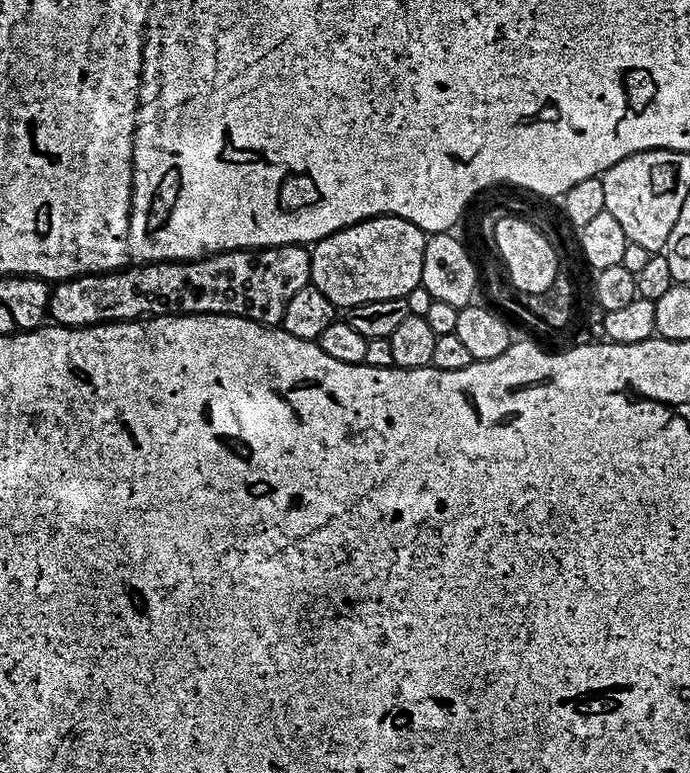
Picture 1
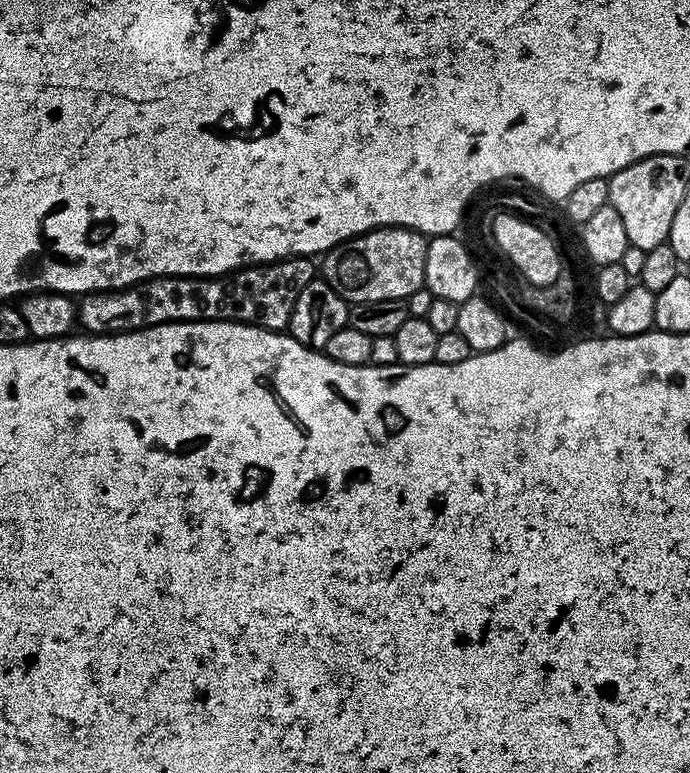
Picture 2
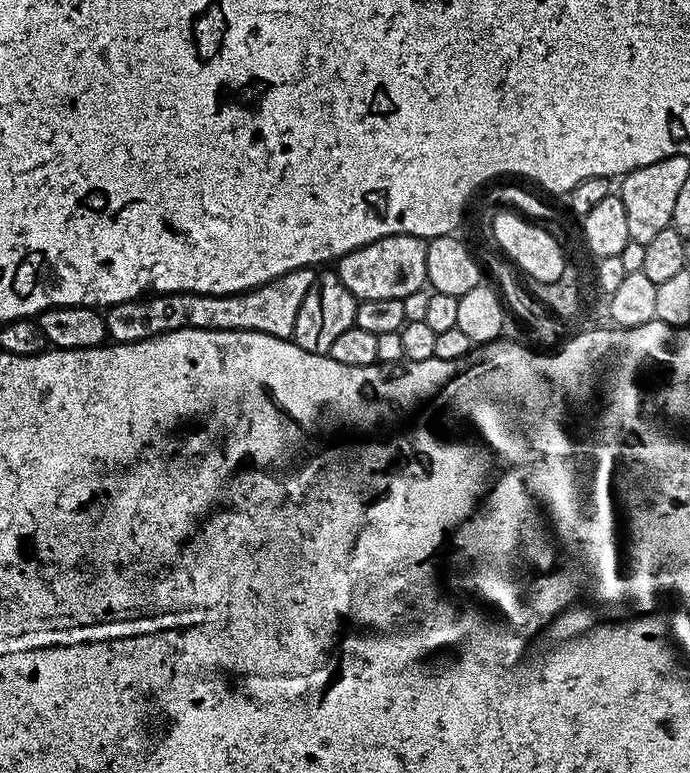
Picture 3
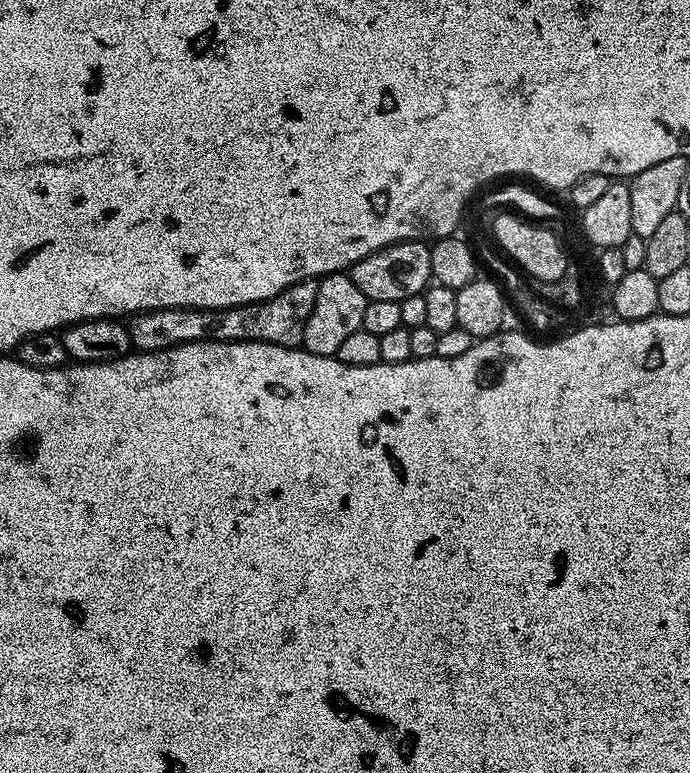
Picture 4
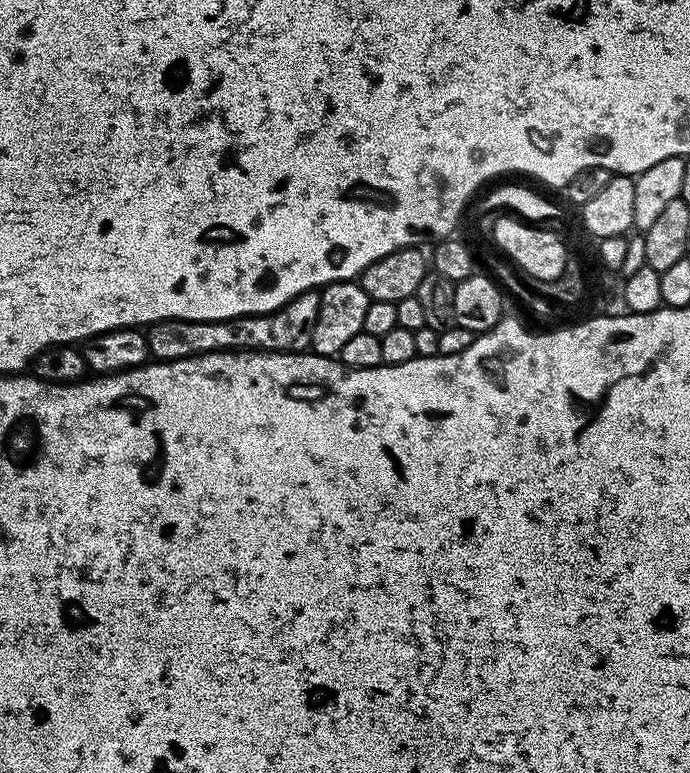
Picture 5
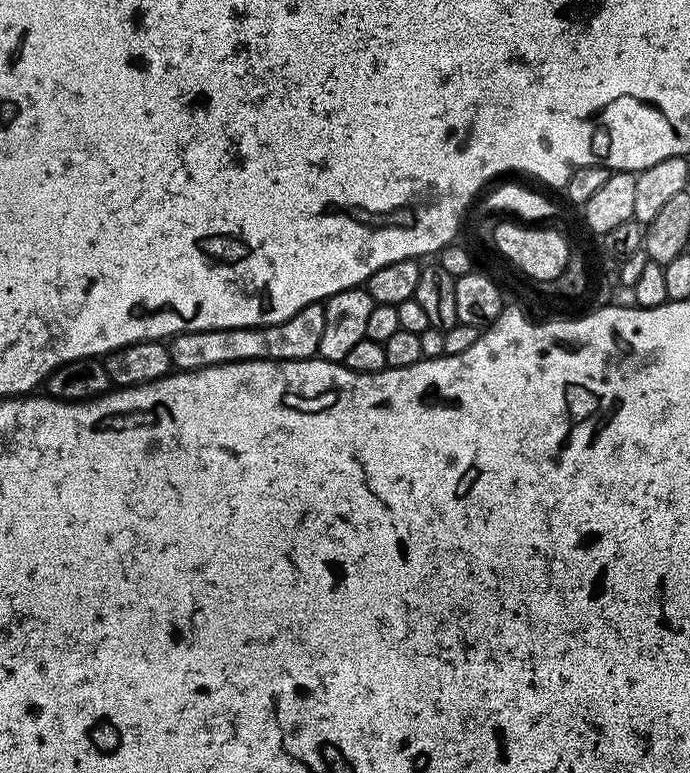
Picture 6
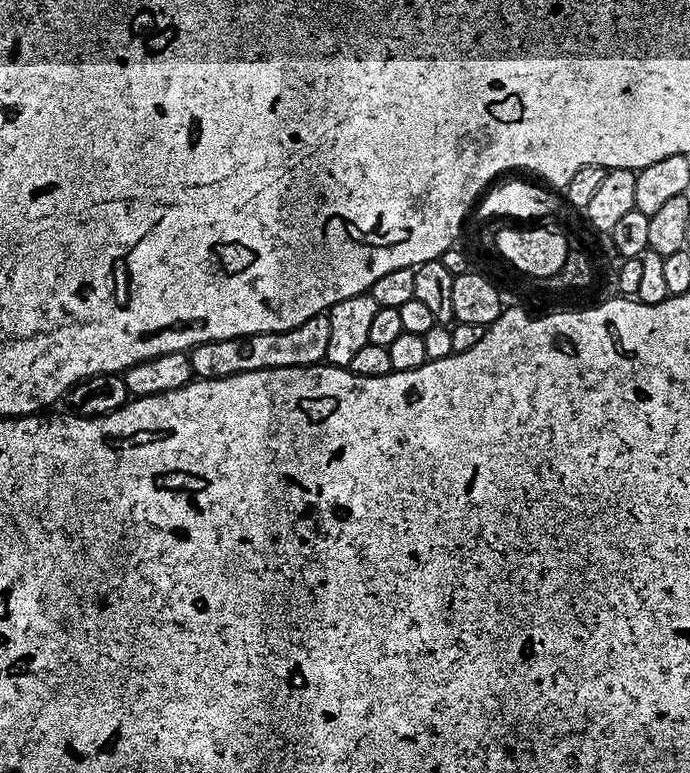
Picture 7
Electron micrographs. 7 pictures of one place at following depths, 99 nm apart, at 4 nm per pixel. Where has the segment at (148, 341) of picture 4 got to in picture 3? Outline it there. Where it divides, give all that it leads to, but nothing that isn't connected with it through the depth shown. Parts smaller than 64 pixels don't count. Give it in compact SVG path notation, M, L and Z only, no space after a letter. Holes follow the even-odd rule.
M312 268L290 270L290 274L282 274L270 282L248 292L239 292L229 296L211 296L210 294L194 294L193 292L162 292L148 294L138 300L118 302L107 309L104 321L108 327L108 340L117 344L142 342L146 338L161 336L183 328L205 328L206 330L238 330L239 332L261 332L274 338L289 339L294 334L294 321L298 319L298 310L302 307L310 286L314 286L316 272Z

